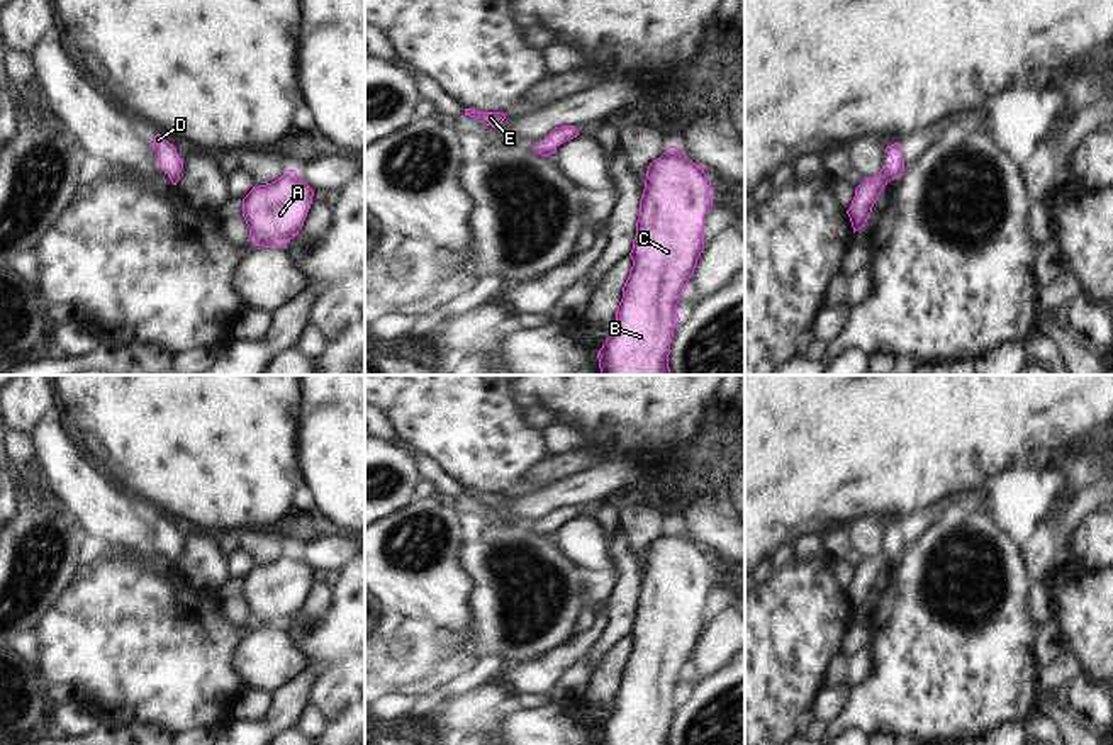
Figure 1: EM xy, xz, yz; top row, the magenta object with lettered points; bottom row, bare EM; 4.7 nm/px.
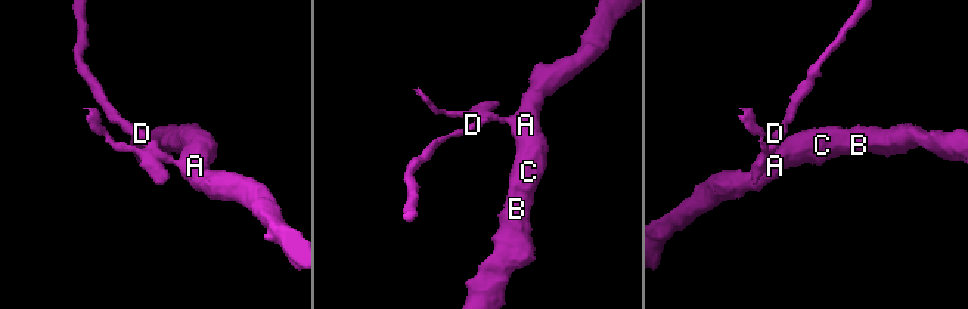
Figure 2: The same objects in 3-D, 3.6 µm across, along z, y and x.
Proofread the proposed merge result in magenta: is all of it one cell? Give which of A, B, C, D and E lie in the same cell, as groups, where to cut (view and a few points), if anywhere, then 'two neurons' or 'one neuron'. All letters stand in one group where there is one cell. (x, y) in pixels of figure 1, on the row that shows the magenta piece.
A B C D E | no cut | one neuron

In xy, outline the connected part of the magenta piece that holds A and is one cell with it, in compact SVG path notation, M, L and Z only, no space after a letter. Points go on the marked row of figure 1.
M288 170L278 180L253 187L243 199L243 217L256 246L285 246L304 226L314 190Z

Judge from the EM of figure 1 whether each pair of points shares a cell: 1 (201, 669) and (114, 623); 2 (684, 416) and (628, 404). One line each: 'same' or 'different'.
1: same
2: same

